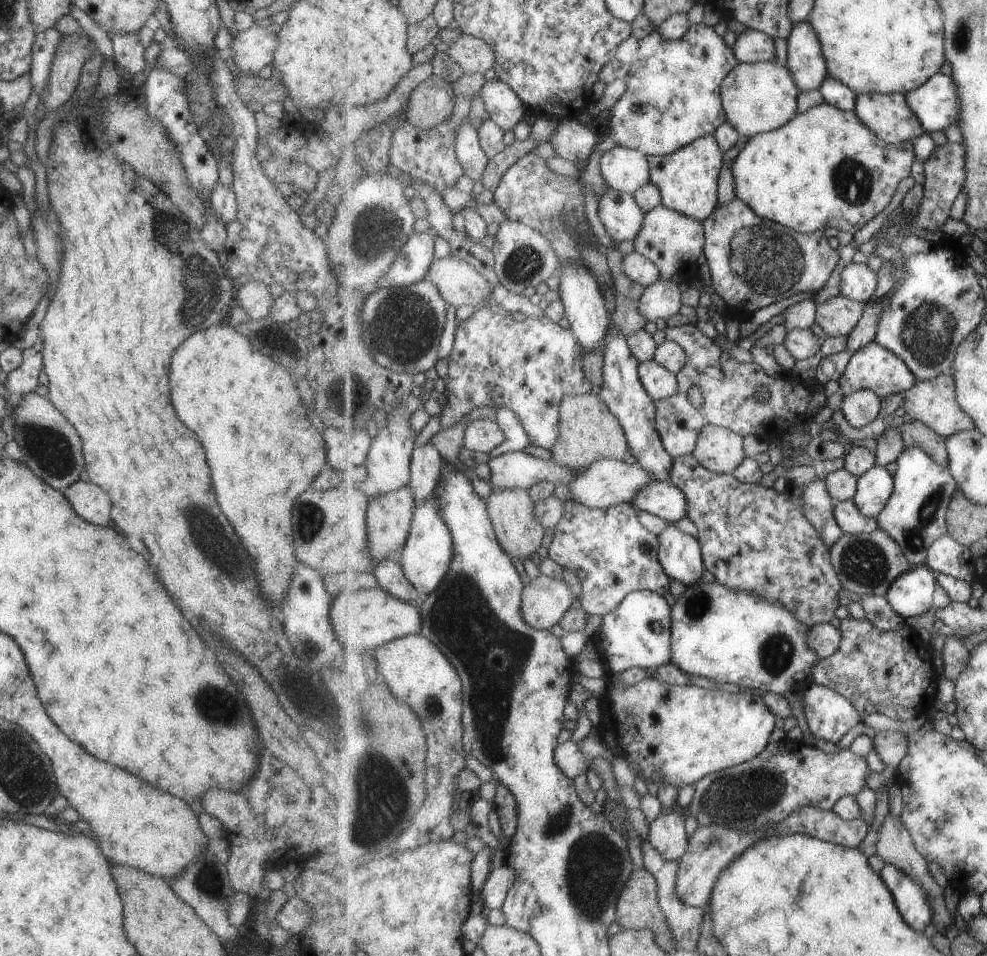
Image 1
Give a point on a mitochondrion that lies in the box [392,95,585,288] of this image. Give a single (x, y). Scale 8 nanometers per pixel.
(524, 263)

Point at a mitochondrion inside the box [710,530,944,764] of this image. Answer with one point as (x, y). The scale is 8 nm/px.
(864, 562)

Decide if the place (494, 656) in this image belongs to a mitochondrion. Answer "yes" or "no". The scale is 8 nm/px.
yes

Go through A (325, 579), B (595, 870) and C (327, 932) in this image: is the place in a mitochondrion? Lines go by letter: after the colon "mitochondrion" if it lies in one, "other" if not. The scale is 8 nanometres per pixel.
A: other
B: mitochondrion
C: other

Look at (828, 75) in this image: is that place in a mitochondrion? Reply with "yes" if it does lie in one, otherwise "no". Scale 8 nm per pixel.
no

